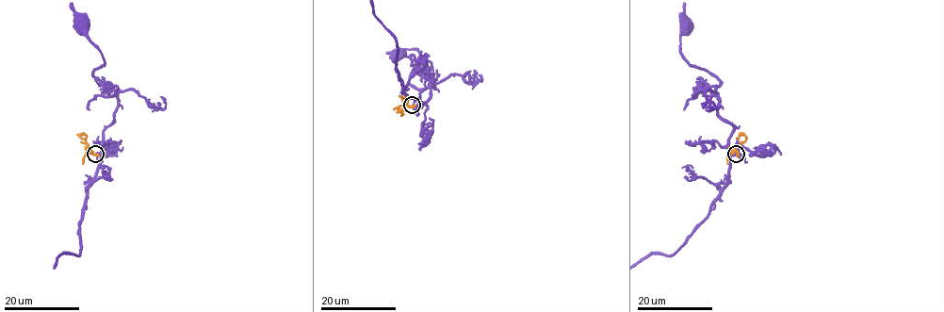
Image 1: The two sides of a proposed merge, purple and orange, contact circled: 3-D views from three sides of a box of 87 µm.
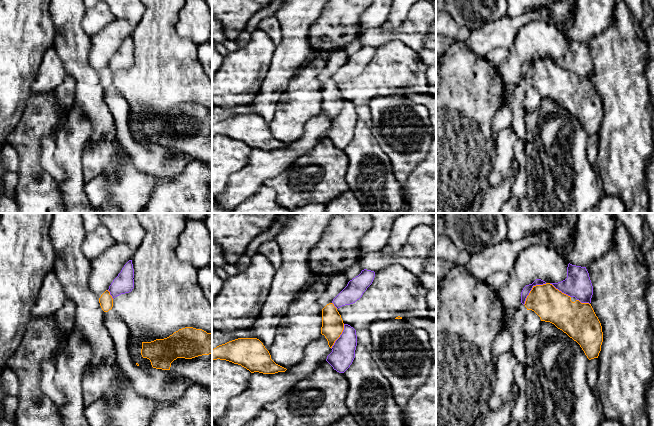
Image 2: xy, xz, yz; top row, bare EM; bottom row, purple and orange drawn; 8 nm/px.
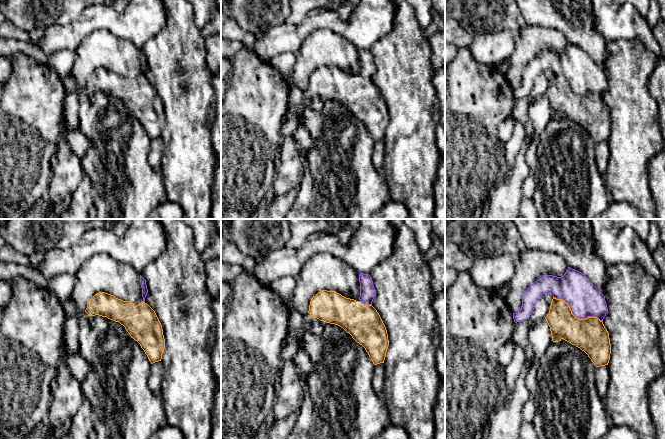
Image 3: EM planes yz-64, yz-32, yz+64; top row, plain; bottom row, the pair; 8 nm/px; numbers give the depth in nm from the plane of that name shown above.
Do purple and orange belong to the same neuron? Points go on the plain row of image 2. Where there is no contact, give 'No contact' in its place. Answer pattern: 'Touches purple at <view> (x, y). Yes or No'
Touches purple at yz (531, 65). No

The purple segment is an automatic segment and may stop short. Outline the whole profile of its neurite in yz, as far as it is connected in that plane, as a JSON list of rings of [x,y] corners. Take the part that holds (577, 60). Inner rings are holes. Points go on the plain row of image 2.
[[[568,40],[567,54],[558,59],[550,59],[562,69],[575,73],[581,79],[591,79],[593,62],[586,43]]]

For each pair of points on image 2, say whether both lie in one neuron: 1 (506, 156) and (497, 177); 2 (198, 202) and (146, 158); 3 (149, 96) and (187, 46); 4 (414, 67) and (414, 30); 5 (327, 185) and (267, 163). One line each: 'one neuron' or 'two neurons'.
1: one neuron
2: two neurons
3: one neuron
4: two neurons
5: two neurons

